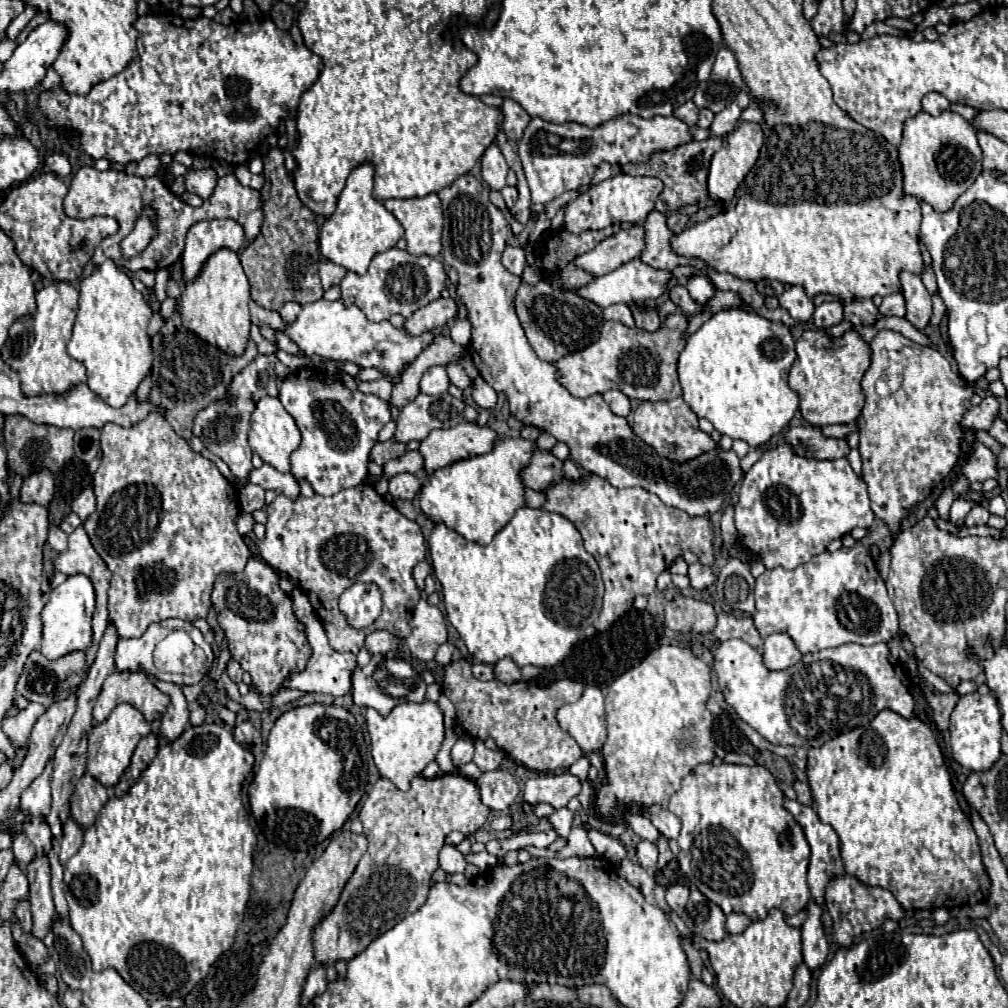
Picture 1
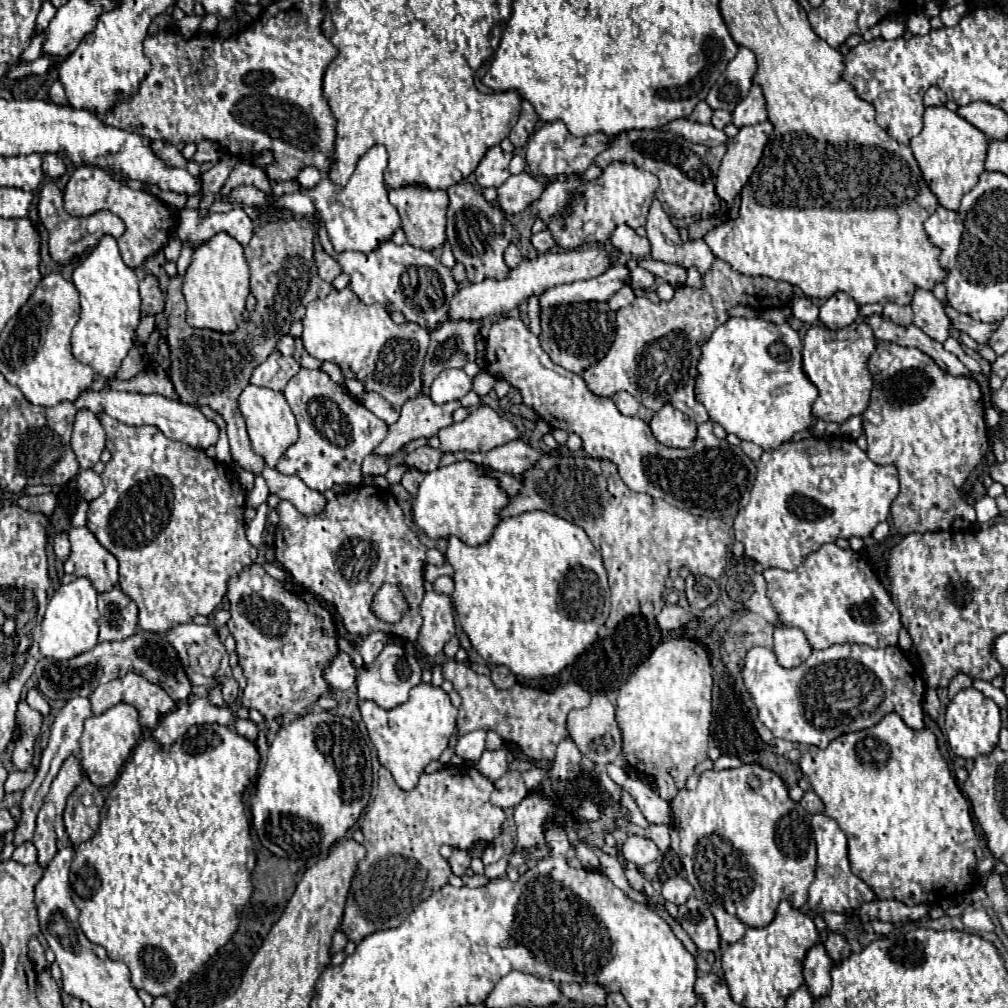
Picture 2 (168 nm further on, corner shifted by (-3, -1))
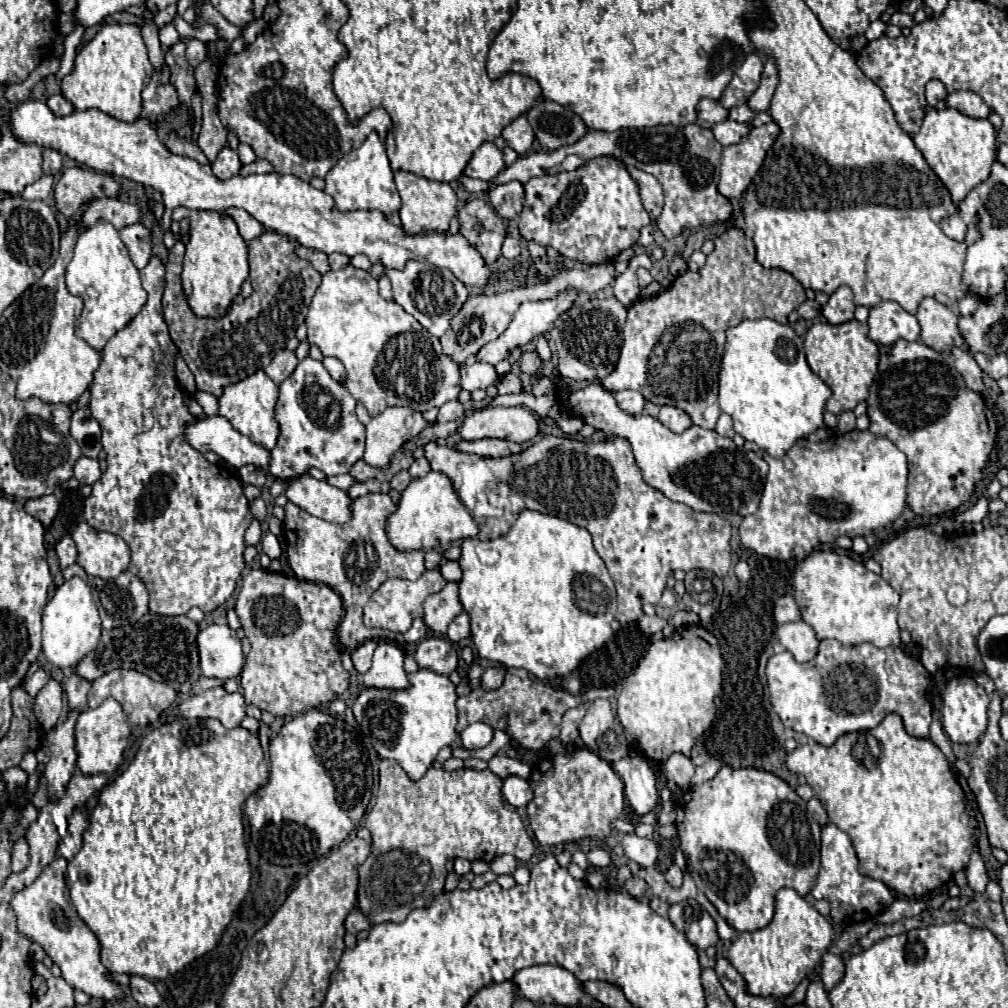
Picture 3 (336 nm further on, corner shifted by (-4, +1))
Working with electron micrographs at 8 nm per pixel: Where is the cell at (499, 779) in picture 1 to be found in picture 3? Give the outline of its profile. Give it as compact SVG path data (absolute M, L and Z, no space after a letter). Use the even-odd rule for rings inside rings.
M516 775L504 779L502 793L504 793L506 801L508 801L512 807L516 807L516 809L518 809L518 807L526 807L526 805L532 801L532 797L534 797L530 783L528 783L526 779L516 777Z

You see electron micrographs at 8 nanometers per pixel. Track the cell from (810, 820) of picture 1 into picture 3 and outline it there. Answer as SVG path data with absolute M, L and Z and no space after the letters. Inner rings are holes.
M828 823L822 827L822 867L816 879L816 885L812 889L814 899L828 899L832 905L830 917L838 925L852 925L862 921L874 921L882 911L886 911L892 903L892 891L878 879L870 879L860 875L858 871L858 857L852 847L850 837L840 831L836 825Z

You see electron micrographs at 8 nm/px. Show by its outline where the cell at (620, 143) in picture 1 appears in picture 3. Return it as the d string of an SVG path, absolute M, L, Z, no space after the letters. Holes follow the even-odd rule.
M722 121L722 123L716 123L712 127L712 133L714 137L718 139L720 145L734 145L734 143L740 143L744 137L748 137L752 125L750 123L736 123L736 121Z

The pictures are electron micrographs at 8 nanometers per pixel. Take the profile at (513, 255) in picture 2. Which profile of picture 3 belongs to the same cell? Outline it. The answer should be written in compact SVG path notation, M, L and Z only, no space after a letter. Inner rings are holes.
M506 235L504 243L502 243L502 255L510 261L516 259L520 255L520 239L514 235Z

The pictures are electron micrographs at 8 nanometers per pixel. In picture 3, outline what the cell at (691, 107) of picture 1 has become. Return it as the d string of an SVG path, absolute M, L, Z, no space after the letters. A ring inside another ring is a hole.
M702 99L698 103L698 125L704 129L712 129L716 123L728 119L728 109L724 109L718 101L714 99Z

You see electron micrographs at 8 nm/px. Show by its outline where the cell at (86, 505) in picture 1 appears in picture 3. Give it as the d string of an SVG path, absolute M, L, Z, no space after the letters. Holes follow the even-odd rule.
M80 457L76 461L76 467L74 467L74 477L80 481L80 485L94 485L98 479L100 479L100 467L98 467L98 461L96 459L90 459L90 457Z

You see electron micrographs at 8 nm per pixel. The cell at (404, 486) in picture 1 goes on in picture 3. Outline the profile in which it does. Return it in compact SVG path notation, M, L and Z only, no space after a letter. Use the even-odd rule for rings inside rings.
M420 457L420 459L416 459L412 465L410 465L410 475L412 475L412 479L418 479L418 477L424 477L428 471L430 471L430 463L428 463L428 459L426 457Z

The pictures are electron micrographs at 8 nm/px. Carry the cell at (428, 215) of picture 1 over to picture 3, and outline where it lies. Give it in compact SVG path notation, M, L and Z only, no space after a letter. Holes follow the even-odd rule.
M396 171L394 179L400 191L400 197L402 197L400 219L402 219L402 227L406 229L406 233L424 233L424 231L444 233L448 231L448 223L456 215L456 205L458 205L458 197L448 183L430 181L426 177L406 173L406 171Z

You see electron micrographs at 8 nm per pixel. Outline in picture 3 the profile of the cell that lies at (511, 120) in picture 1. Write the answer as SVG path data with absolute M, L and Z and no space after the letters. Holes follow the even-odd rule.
M520 115L518 119L514 119L502 131L502 137L508 147L512 147L518 155L524 155L532 147L532 141L534 141L534 133L532 133L532 127L528 125L526 115Z

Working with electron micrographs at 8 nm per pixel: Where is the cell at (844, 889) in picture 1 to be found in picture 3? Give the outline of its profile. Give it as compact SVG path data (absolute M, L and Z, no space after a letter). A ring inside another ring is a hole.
M824 953L822 957L822 983L826 991L832 991L836 983L844 977L844 961L840 955L834 953Z

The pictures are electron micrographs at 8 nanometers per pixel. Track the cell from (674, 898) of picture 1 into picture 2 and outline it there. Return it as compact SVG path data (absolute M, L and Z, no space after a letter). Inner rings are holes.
M671 877L663 883L663 899L671 901L675 905L683 905L683 901L687 901L693 893L693 887L689 885L689 881L685 881L683 877Z

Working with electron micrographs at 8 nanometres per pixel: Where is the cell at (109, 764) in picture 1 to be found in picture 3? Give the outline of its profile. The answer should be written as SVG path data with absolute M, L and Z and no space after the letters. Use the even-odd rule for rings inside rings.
M106 699L100 707L84 709L78 715L74 737L76 737L78 769L86 775L98 775L98 773L112 775L124 761L124 753L126 753L128 737L130 737L130 725L126 723L126 713L122 711L120 703L116 703L114 699Z

